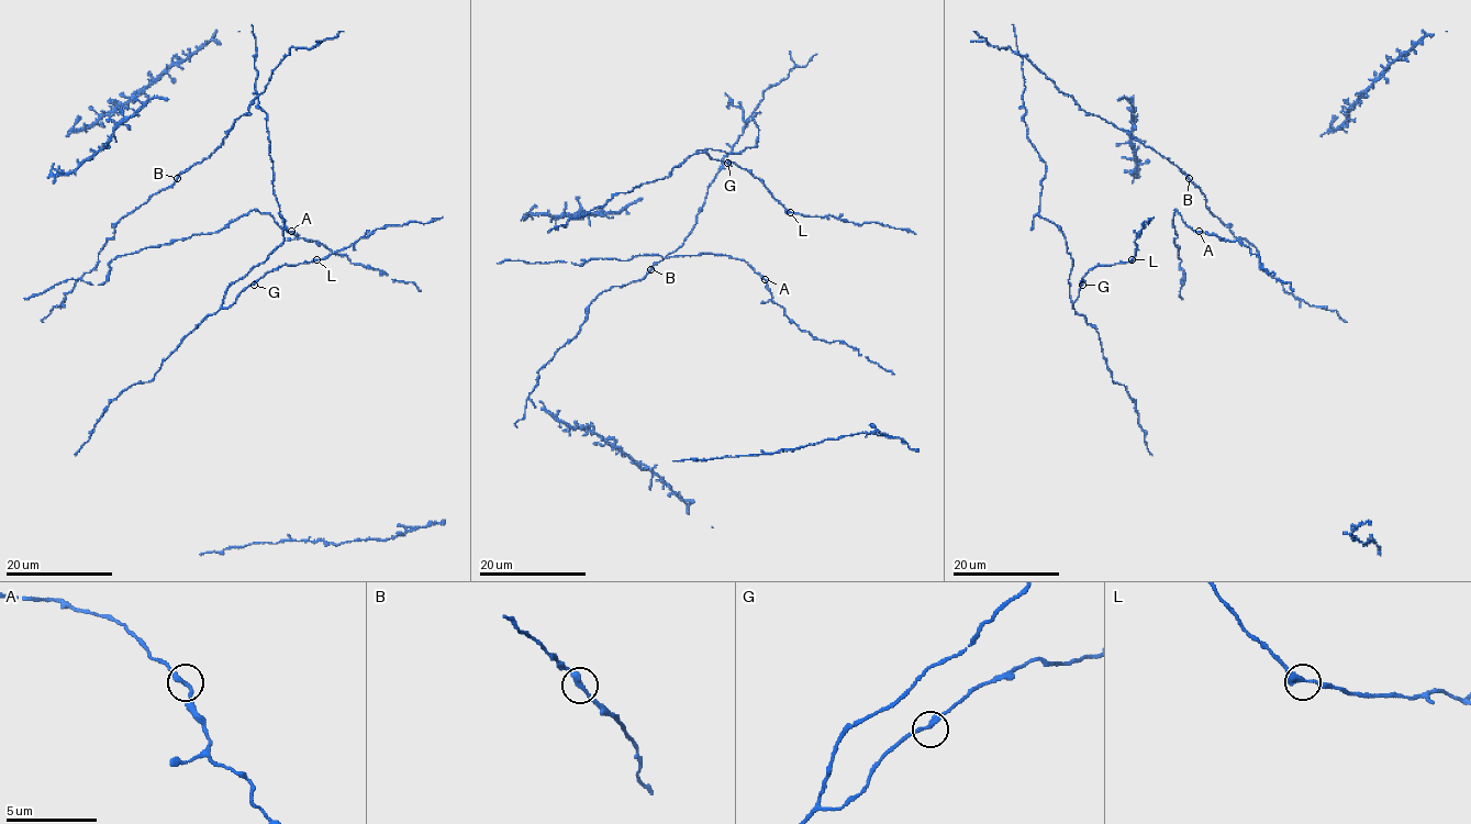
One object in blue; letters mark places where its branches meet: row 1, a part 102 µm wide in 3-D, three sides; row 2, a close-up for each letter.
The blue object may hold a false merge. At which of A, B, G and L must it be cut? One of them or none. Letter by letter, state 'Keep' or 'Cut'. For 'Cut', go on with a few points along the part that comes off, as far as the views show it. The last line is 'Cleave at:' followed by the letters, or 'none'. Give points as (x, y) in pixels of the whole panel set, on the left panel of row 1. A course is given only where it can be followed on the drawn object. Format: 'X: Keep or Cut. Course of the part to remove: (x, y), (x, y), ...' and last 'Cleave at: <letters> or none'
A: Keep
B: Keep
G: Keep
L: Keep
Cleave at: none

